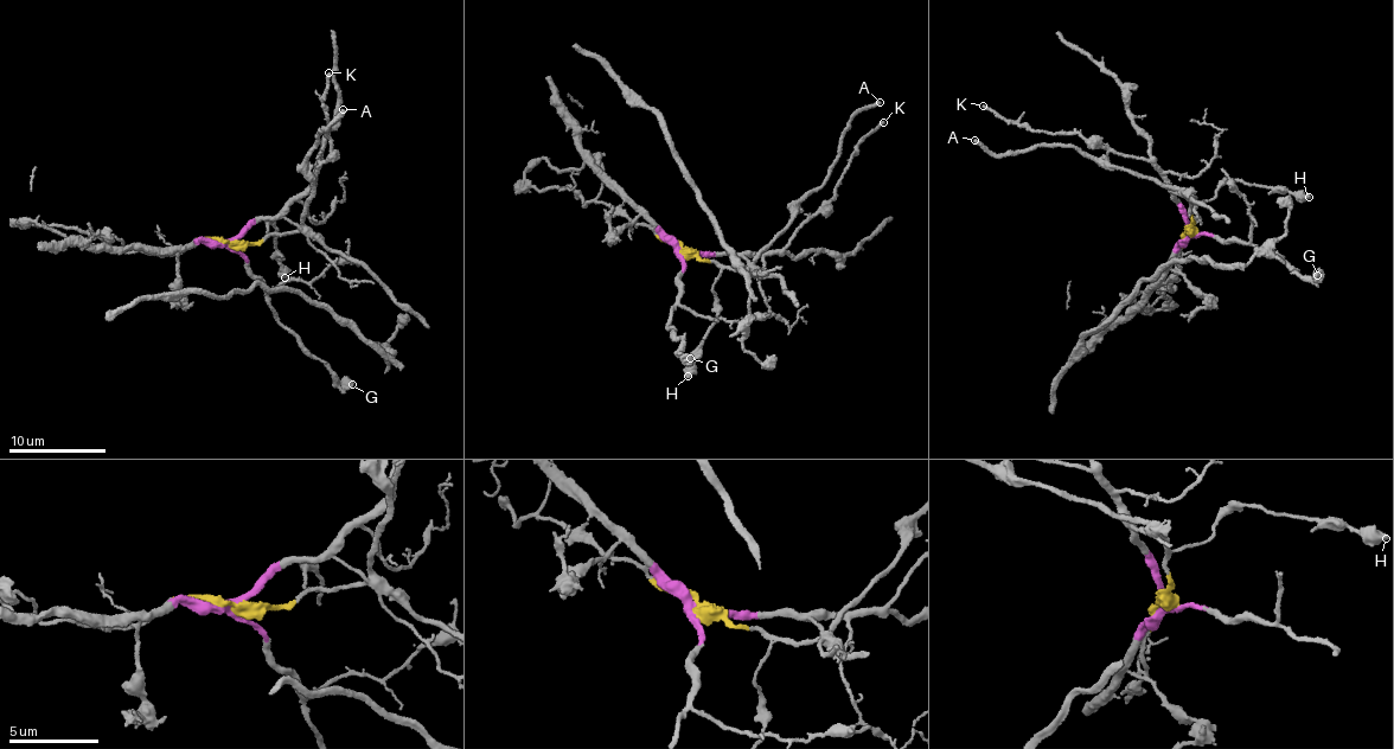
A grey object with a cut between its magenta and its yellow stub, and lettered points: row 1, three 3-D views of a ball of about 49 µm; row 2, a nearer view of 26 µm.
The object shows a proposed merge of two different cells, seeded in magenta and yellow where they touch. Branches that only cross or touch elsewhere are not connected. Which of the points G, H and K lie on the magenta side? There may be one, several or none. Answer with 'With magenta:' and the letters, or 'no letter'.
With magenta: G, K

